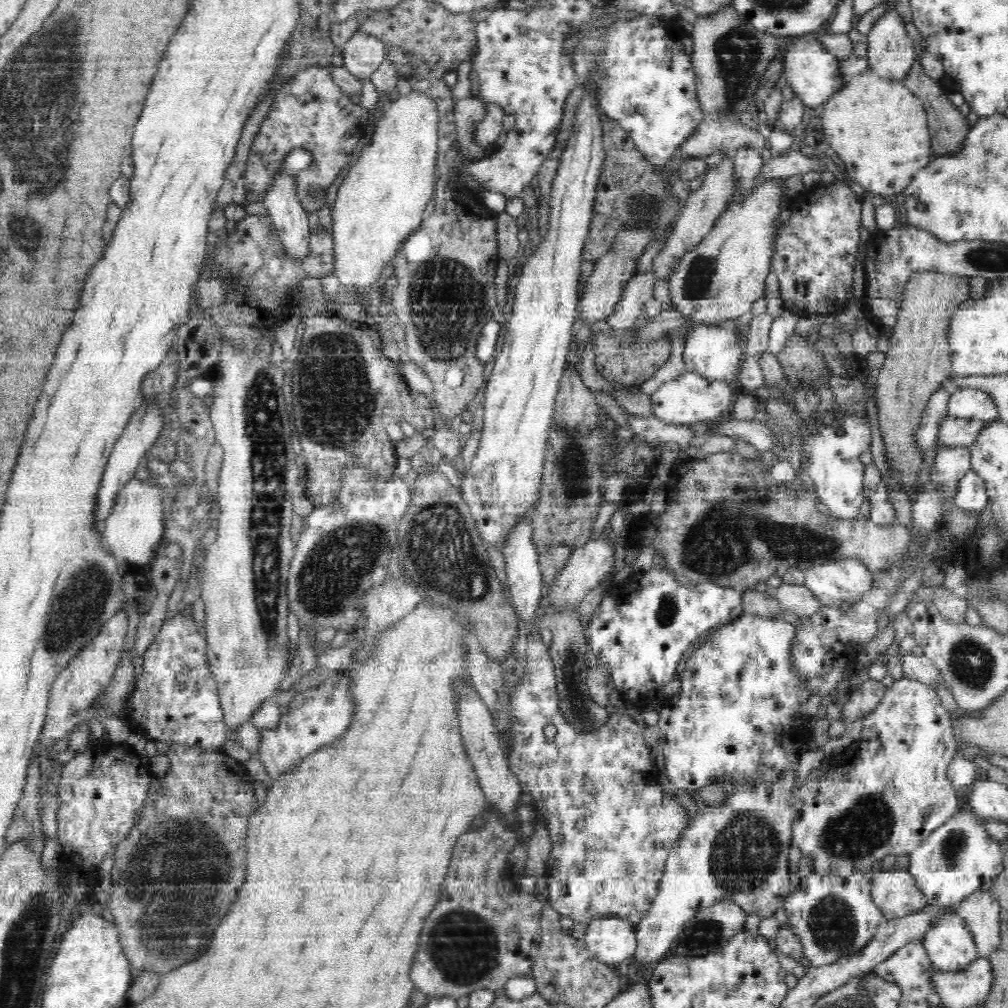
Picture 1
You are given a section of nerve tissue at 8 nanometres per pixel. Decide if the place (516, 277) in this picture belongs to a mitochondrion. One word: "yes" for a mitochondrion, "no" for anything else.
no

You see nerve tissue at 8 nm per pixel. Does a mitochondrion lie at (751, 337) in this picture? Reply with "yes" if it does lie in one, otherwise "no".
no

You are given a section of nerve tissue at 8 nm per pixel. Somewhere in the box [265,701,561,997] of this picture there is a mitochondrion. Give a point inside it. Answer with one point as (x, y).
(464, 952)

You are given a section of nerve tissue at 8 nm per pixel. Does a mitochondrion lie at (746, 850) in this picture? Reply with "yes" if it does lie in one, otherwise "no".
yes

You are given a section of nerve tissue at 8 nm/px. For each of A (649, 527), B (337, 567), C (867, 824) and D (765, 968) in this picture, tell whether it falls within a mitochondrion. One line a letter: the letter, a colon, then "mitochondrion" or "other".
A: mitochondrion
B: mitochondrion
C: mitochondrion
D: other

